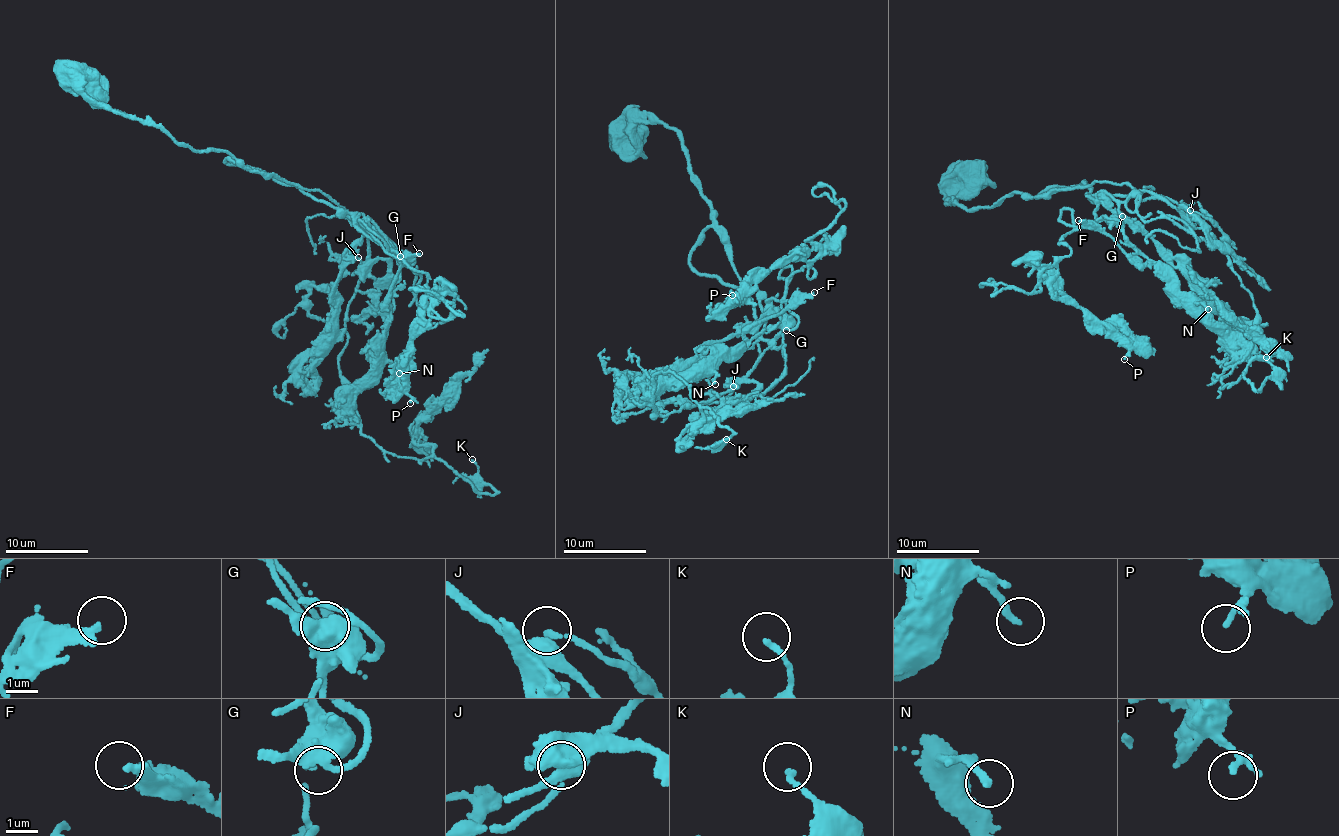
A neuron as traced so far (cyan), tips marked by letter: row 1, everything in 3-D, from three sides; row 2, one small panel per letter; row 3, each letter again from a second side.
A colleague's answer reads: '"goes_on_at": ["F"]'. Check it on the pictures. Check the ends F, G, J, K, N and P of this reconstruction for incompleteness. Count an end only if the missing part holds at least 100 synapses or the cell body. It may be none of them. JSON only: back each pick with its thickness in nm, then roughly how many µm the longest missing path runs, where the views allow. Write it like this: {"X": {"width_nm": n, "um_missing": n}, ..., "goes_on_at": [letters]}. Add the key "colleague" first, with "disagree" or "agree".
{"colleague": "disagree", "G": {"width_nm": 130, "um_missing": 40}, "goes_on_at": ["G"]}

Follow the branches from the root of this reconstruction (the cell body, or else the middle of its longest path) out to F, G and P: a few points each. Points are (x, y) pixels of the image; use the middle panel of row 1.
F: (626, 132), (639, 120), (677, 132), (692, 182), (745, 290), (754, 287), (768, 302), (814, 292)
G: (626, 132), (639, 120), (677, 132), (692, 182), (709, 206), (743, 288), (754, 287), (786, 330)
P: (626, 132), (639, 120), (677, 132), (745, 290), (780, 301), (790, 275), (815, 271), (791, 256), (732, 295)

